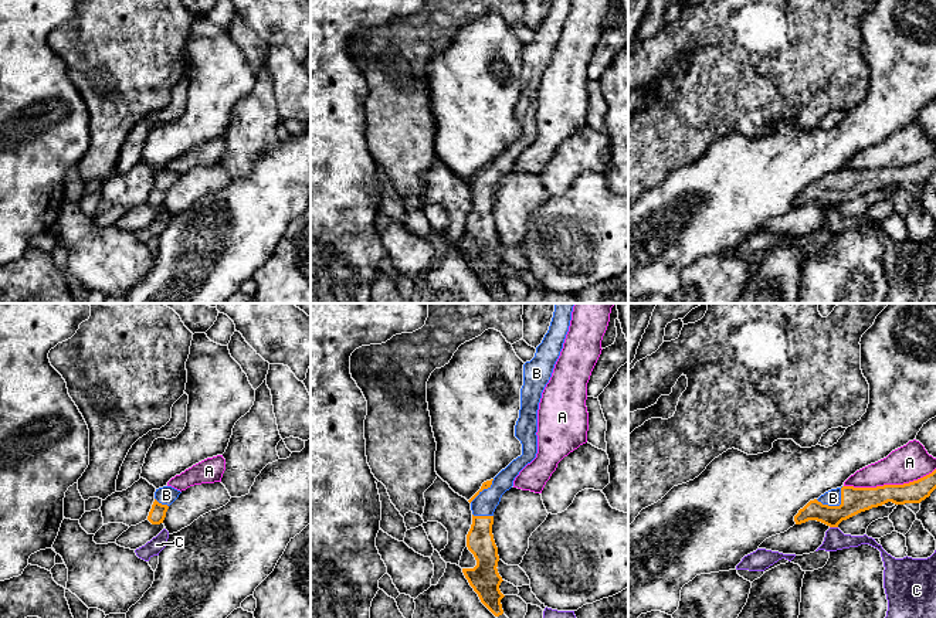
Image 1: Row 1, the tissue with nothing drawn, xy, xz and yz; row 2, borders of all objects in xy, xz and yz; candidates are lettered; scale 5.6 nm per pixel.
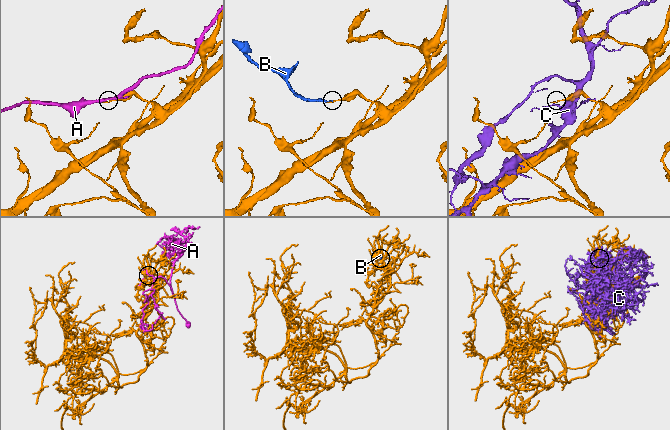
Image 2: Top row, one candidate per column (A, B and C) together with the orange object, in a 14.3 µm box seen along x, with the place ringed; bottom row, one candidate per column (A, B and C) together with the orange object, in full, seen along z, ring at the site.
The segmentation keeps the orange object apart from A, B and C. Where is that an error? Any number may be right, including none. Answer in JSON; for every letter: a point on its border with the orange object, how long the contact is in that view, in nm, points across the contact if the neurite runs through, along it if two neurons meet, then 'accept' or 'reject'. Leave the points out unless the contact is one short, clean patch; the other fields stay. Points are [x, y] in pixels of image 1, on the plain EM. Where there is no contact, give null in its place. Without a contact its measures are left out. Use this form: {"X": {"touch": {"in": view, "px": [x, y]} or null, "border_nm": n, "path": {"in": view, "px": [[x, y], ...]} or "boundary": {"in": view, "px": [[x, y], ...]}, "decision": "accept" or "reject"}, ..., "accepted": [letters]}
{"A": {"touch": {"in": "yz", "px": [889, 167]}, "border_nm": 550, "decision": "reject"}, "B": {"touch": {"in": "yz", "px": [836, 189]}, "border_nm": 180, "decision": "accept"}, "C": {"touch": {"in": "yz", "px": [834, 209]}, "border_nm": 50, "decision": "reject"}, "accepted": ["B"]}

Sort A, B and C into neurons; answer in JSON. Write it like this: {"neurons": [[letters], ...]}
{"neurons": [["A"], ["B"], ["C"]]}

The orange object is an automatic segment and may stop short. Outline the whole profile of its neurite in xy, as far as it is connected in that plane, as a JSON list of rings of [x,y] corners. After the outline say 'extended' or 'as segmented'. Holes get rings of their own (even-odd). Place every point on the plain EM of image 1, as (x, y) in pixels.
[[[163,169],[156,172],[155,184],[149,194],[147,203],[152,207],[163,206],[169,189],[179,180],[180,176],[182,176],[180,173],[172,169]]] | extended

